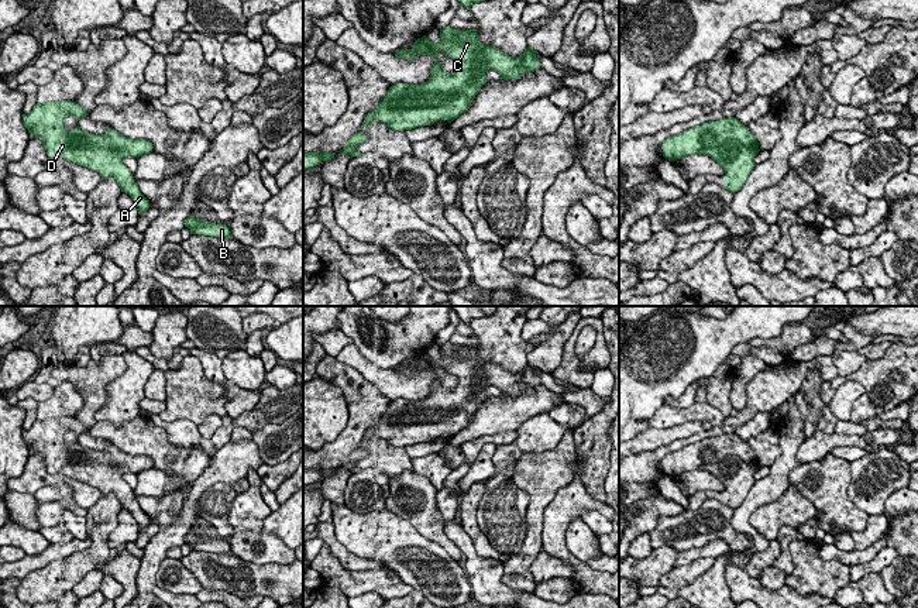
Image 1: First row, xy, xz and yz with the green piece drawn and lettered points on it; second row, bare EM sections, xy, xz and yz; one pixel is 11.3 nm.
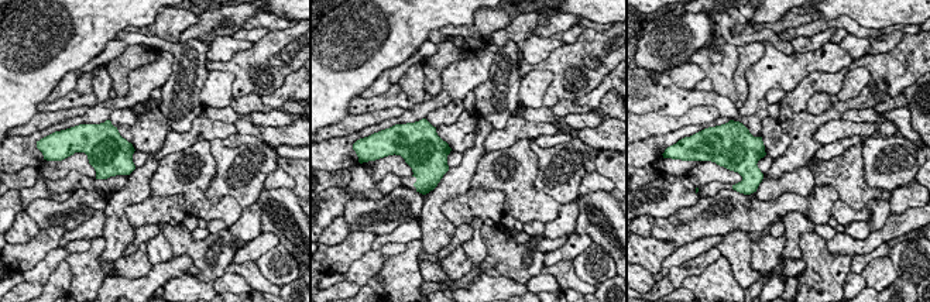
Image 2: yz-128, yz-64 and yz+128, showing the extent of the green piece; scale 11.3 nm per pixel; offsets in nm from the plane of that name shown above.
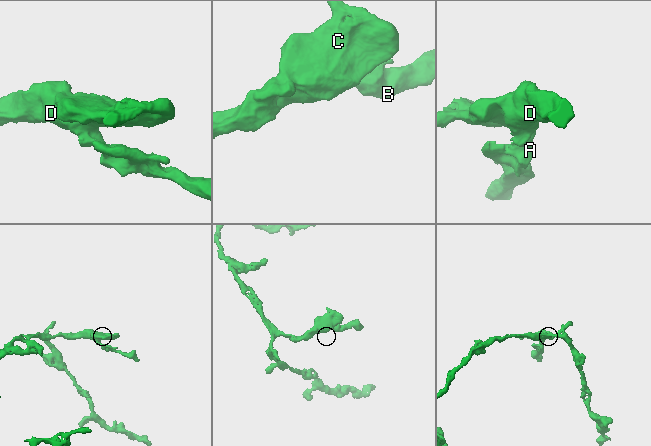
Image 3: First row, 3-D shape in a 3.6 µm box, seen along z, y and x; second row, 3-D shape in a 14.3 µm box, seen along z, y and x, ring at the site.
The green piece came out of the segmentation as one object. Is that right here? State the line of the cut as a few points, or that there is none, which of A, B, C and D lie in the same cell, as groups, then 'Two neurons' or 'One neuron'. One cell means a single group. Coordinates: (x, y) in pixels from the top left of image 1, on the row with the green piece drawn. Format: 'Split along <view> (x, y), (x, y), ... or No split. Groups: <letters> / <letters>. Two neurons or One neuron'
No split. Groups: A B C D. One neuron

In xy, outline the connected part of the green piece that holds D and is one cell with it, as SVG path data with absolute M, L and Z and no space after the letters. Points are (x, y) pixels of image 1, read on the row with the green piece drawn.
M49 102L37 103L28 114L23 114L23 121L30 135L35 135L42 140L47 155L49 158L63 158L69 162L89 168L99 172L103 179L113 176L118 183L121 192L128 193L138 207L138 214L145 213L149 209L149 200L141 193L131 171L123 164L124 158L140 158L144 154L152 152L152 144L144 138L131 140L124 137L114 128L109 128L104 134L96 135L87 131L82 131L80 127L75 127L68 131L65 127L65 118L73 116L78 121L86 117L89 113L80 107L76 102Z

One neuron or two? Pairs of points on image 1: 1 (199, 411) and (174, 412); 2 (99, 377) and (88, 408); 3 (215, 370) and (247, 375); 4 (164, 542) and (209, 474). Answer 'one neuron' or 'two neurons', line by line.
1: one neuron
2: one neuron
3: two neurons
4: one neuron

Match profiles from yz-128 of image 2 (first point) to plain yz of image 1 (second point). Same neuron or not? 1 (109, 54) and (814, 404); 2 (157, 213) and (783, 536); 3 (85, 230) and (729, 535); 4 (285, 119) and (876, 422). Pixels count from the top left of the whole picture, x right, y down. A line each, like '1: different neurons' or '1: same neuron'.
1: same neuron
2: different neurons
3: different neurons
4: different neurons

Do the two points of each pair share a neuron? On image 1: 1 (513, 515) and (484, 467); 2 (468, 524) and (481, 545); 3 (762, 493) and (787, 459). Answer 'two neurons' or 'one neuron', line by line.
1: one neuron
2: one neuron
3: one neuron

